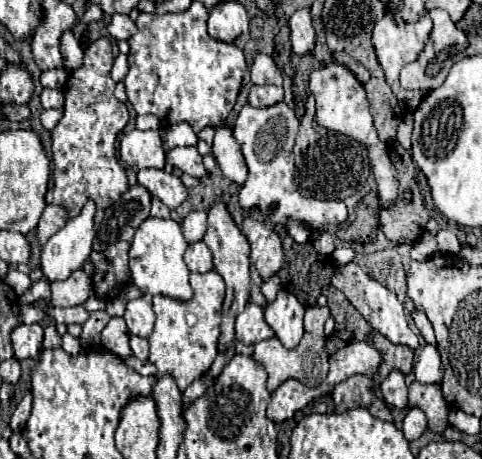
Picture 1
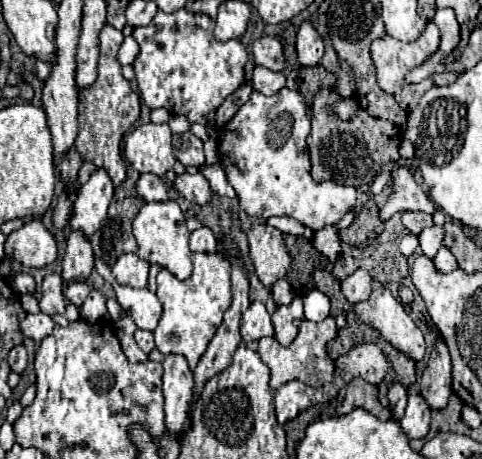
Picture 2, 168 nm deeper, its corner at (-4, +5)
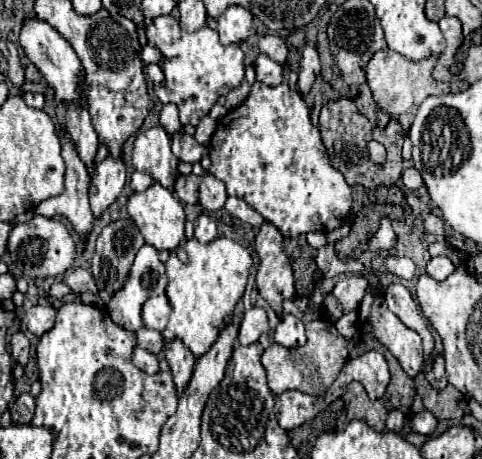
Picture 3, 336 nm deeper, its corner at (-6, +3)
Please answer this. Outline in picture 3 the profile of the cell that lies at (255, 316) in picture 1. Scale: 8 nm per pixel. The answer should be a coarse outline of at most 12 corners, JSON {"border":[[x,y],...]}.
{"border":[[262,307],[244,311],[238,341],[252,345],[268,331]]}

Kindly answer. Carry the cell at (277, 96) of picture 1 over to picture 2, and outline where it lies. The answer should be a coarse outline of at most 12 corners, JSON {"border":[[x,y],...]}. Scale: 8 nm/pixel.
{"border":[[266,67],[254,69],[252,89],[274,95],[286,77]]}

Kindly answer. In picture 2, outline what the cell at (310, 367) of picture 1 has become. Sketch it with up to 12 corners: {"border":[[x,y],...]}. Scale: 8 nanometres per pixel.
{"border":[[334,317],[304,319],[298,337],[282,347],[258,341],[272,371],[270,387],[298,379],[320,387],[332,379],[326,343],[336,337]]}

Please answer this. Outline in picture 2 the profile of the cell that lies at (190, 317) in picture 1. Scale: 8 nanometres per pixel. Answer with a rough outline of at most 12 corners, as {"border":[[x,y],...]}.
{"border":[[194,253],[194,273],[158,273],[156,349],[194,371],[232,303],[230,263]]}

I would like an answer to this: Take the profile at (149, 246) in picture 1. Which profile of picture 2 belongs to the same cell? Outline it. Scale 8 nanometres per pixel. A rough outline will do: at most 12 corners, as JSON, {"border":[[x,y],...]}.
{"border":[[146,203],[134,219],[138,257],[192,275],[178,203]]}

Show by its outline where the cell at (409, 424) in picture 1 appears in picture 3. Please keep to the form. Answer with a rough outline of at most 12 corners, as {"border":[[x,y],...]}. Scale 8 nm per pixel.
{"border":[[430,411],[416,413],[410,419],[420,435],[432,435],[438,419]]}

